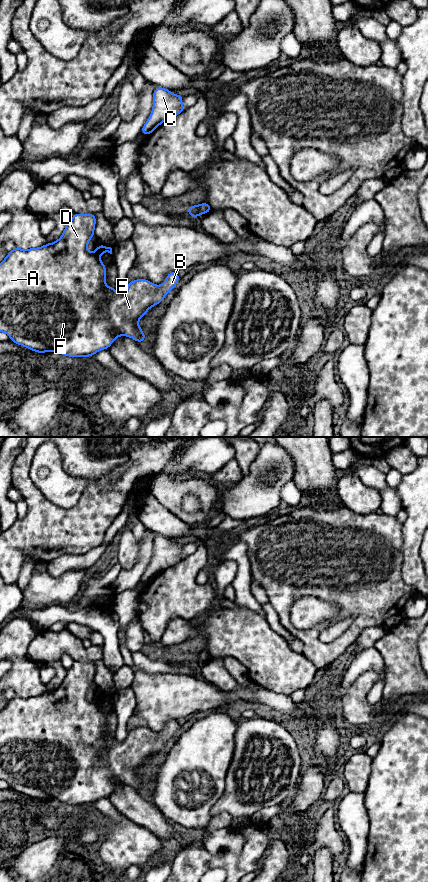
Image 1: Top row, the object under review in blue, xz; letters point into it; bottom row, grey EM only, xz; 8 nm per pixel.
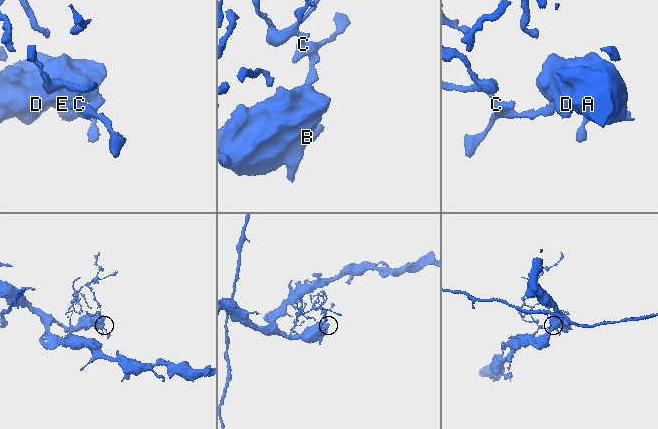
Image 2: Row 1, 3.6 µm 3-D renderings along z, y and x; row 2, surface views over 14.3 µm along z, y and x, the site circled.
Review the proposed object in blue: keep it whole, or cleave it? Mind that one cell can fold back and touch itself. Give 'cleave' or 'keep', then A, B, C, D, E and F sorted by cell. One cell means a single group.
cleave | A B D E F / C

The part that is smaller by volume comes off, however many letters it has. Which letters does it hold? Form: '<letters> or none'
C

